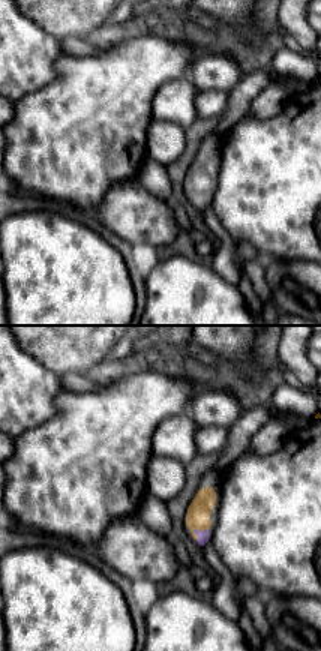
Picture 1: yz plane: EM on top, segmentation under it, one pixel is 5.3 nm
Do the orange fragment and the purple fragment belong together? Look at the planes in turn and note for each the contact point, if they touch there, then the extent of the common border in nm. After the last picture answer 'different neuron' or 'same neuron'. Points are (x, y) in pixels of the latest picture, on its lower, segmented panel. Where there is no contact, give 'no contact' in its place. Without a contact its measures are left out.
meets orange at (197, 528); contact 90 nm long

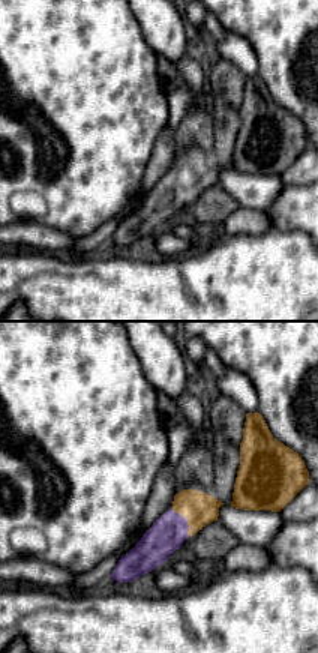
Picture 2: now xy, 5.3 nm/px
meets orange at (188, 524); contact 110 nm long

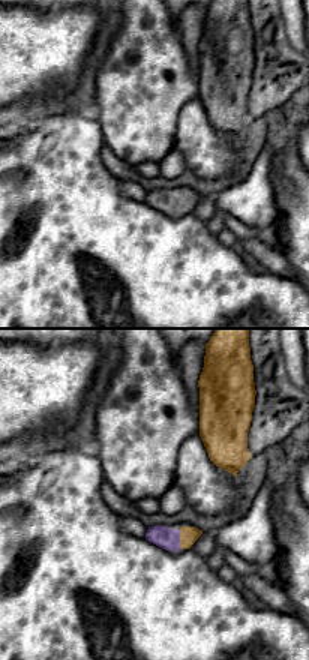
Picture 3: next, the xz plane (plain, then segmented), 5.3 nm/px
meets orange at (180, 539); contact 100 nm long

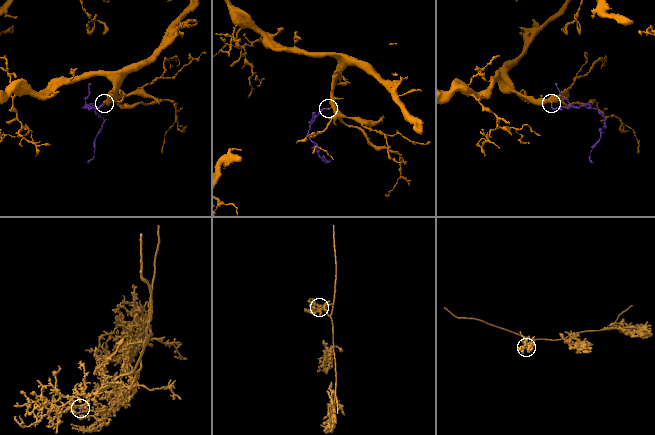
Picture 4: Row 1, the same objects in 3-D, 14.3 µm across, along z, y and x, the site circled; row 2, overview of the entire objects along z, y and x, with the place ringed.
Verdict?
same neuron

